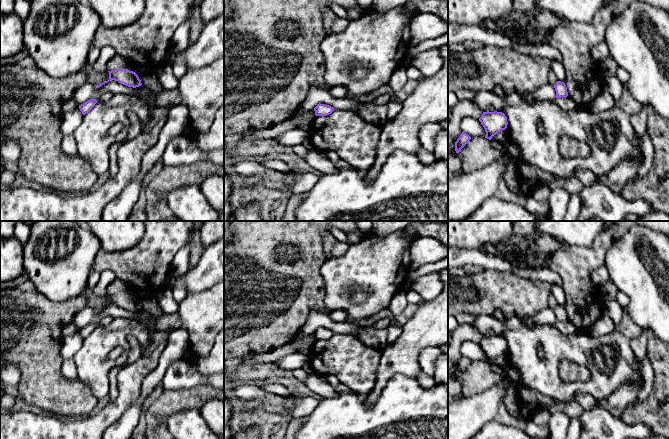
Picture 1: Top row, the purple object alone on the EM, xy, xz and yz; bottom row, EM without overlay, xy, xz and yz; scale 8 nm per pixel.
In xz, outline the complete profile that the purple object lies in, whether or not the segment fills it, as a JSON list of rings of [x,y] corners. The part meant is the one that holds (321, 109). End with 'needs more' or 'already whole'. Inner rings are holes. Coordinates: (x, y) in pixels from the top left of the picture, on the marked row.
[[[318,104],[314,111],[316,116],[327,116],[334,111],[334,108],[326,104]]]; already whole

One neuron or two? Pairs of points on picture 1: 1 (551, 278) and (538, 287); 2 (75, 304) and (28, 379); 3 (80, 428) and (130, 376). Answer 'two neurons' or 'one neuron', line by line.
1: two neurons
2: one neuron
3: one neuron

